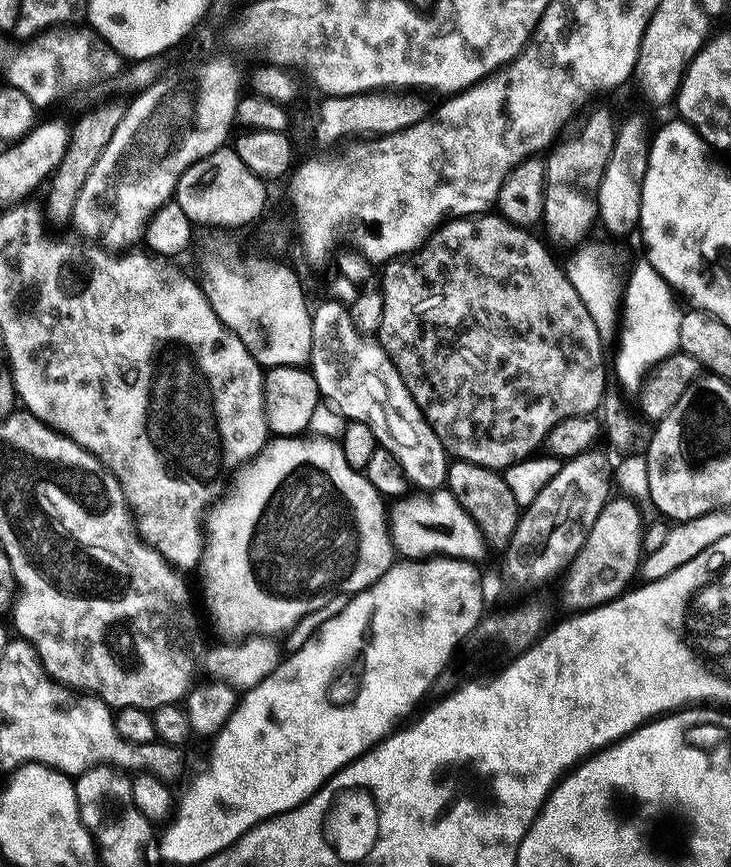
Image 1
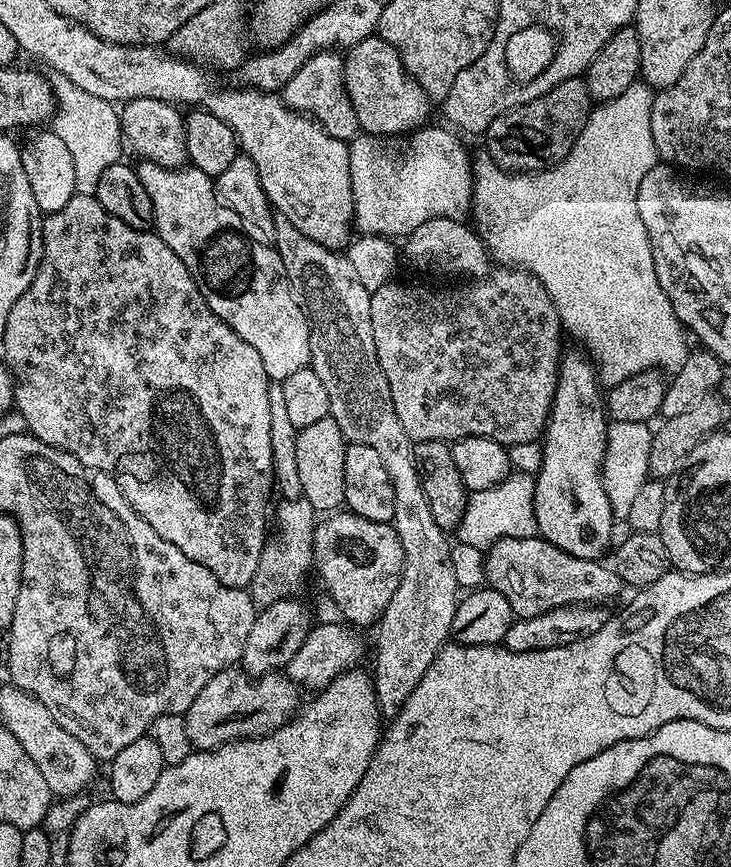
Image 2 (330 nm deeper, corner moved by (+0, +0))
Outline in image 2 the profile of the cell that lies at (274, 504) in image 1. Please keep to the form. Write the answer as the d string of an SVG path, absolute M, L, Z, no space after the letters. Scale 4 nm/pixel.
M336 510L325 515L324 521L317 523L314 528L314 568L320 571L336 608L345 616L343 619L349 625L372 624L379 621L386 610L394 590L398 590L398 582L404 570L404 555L402 542L398 542L398 534L391 523L374 522L370 518L356 516L347 510Z

